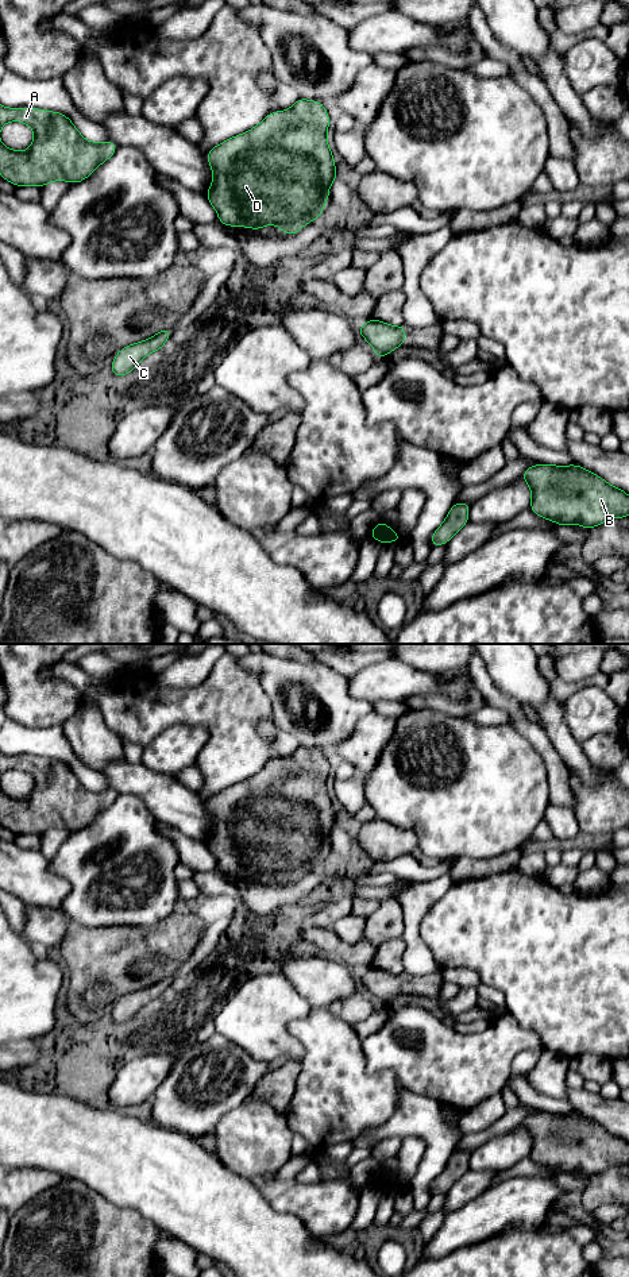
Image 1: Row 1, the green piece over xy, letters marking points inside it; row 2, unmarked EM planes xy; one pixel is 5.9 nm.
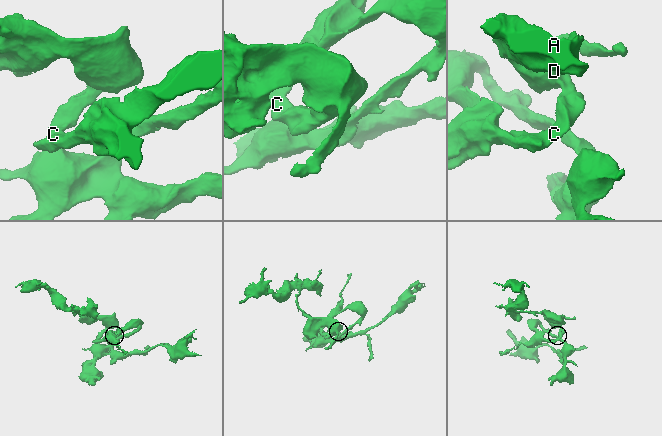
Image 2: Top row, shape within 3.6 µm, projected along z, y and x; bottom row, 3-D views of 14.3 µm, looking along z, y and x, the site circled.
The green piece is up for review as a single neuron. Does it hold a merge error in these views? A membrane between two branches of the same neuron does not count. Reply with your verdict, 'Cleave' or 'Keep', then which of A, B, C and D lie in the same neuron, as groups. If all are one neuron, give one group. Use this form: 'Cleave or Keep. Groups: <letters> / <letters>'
Keep. Groups: A B C D

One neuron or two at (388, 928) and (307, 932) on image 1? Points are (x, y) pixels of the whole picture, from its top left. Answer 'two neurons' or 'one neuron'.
one neuron

